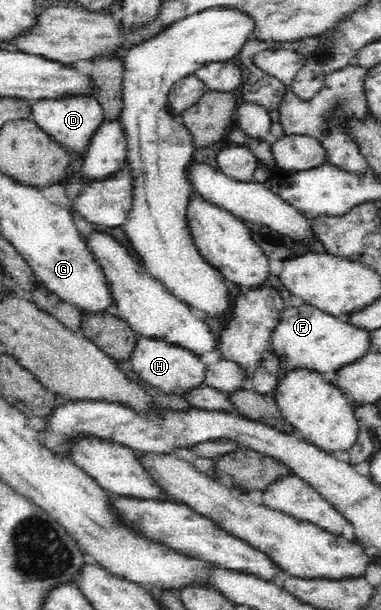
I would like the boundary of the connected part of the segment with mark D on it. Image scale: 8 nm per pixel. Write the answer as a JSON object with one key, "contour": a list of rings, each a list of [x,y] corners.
{"contour":[[[80,96],[31,103],[31,120],[58,143],[72,160],[78,160],[86,156],[94,134],[97,134],[98,128],[105,119],[96,97]]]}

